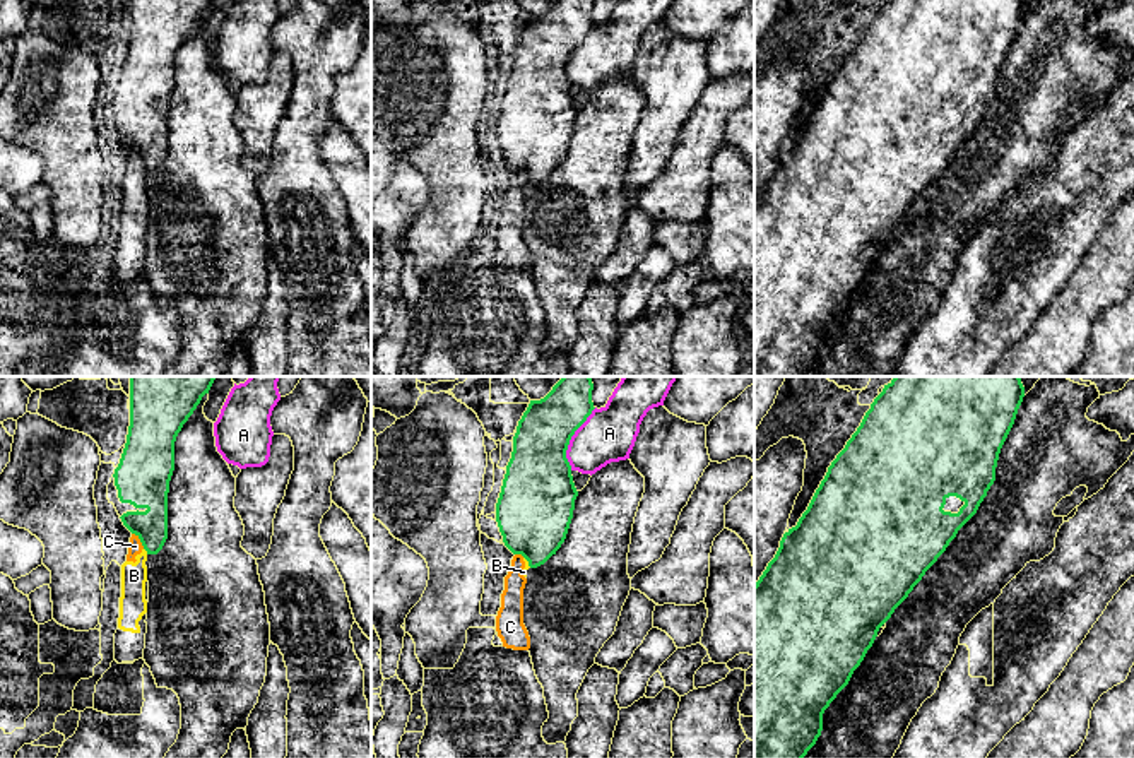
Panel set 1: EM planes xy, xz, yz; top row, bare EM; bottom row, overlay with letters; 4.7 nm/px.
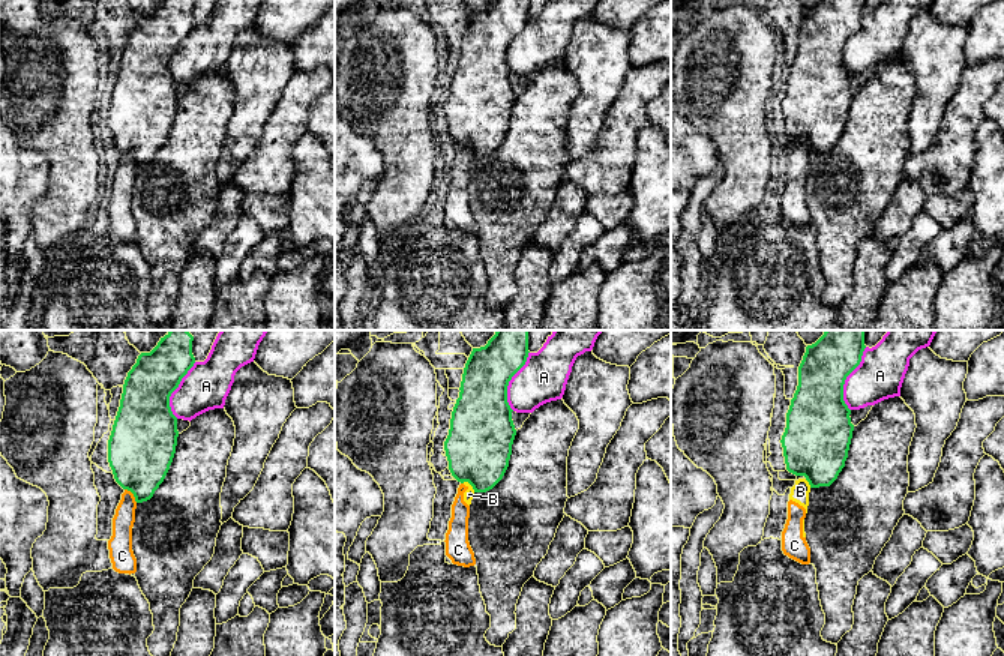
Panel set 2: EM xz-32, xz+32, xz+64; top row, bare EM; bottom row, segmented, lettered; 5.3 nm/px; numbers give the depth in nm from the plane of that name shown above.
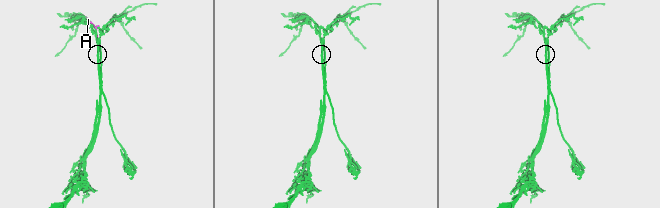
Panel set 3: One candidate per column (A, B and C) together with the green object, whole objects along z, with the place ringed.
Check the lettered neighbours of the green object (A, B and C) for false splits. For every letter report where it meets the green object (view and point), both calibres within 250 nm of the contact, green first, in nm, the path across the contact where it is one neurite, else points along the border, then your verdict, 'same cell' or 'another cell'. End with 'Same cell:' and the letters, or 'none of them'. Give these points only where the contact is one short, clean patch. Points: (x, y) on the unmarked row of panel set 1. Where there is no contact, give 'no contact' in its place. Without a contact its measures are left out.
A: xz (570, 55) | 320/260 nm | another cell
B: xy (146, 166) | 160/130 nm | along xy (144, 165), (147, 170) | another cell
C: xy (141, 158) | 190/70 nm | along xy (132, 149), (144, 165) | another cell
Same cell: none of them

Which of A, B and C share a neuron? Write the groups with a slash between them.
A / B C

